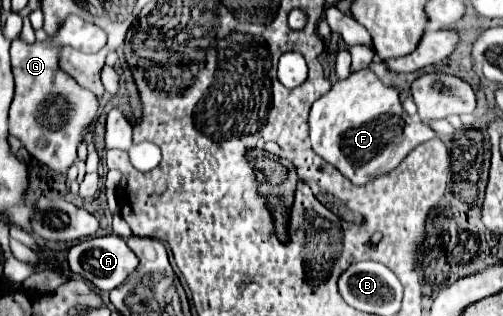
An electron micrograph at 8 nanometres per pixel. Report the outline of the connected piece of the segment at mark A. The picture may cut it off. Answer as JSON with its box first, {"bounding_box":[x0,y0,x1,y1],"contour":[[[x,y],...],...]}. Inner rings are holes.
{"bounding_box":[68,235,138,291],"contour":[[[118,235],[92,237],[88,241],[80,241],[68,251],[68,265],[74,273],[92,281],[100,291],[112,291],[124,283],[124,279],[138,267],[138,257],[130,251],[126,241]]]}

